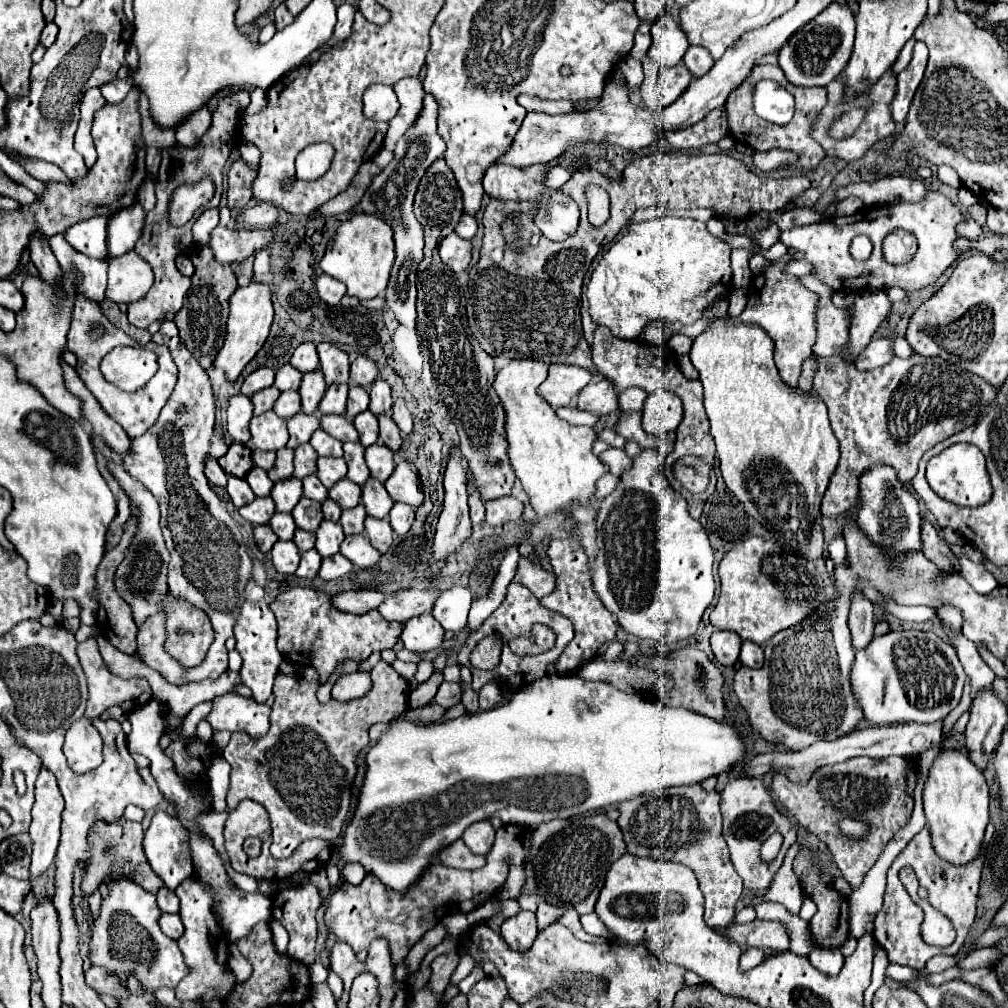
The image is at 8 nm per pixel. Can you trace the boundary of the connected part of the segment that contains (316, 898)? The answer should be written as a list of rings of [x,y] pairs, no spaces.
[[[305,884],[305,886],[295,886],[295,888],[289,888],[277,896],[273,896],[273,916],[279,920],[281,916],[281,922],[285,926],[285,930],[289,932],[289,948],[287,948],[287,954],[295,960],[301,958],[303,964],[311,966],[315,962],[315,940],[317,940],[317,920],[315,920],[315,914],[317,914],[317,908],[321,906],[321,896],[317,892],[317,888],[313,884]]]

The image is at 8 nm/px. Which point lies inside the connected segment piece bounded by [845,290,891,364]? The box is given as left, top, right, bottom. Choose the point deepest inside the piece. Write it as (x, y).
(871, 309)

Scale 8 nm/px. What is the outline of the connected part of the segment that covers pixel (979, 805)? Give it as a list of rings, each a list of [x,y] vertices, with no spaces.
[[[941,750],[933,762],[923,790],[925,818],[931,832],[931,844],[939,858],[955,866],[965,866],[981,854],[985,828],[989,824],[989,788],[983,772],[971,766],[959,750]]]

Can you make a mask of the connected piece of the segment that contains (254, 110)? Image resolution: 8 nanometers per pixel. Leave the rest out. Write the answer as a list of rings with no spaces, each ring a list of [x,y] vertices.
[[[253,90],[251,92],[251,104],[247,106],[247,114],[259,114],[267,106],[267,94],[263,90]]]

